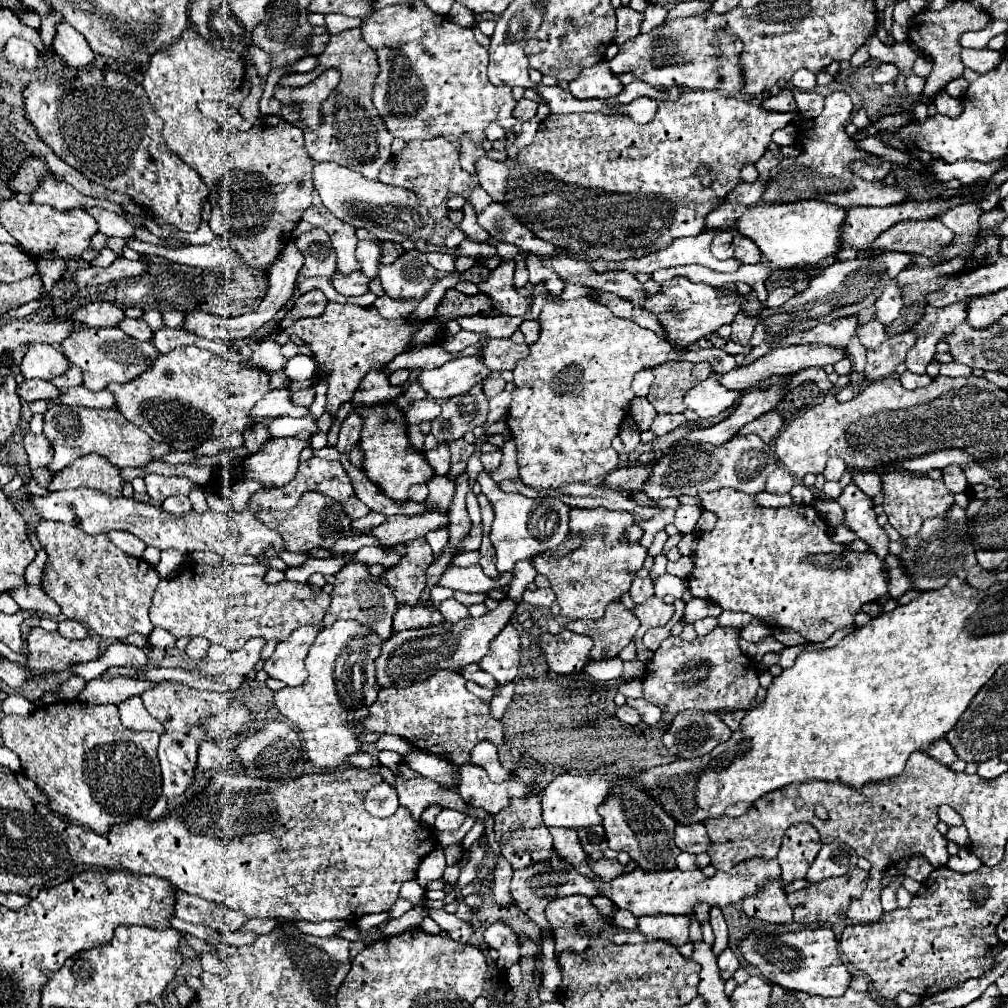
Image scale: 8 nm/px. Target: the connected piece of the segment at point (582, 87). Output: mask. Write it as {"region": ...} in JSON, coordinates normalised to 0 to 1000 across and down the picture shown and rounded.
{"region":[[[602,61],[594,63],[592,66],[584,66],[584,70],[576,70],[576,74],[564,82],[564,90],[572,98],[586,98],[586,96],[612,96],[618,90],[618,82],[614,74],[610,74]]]}

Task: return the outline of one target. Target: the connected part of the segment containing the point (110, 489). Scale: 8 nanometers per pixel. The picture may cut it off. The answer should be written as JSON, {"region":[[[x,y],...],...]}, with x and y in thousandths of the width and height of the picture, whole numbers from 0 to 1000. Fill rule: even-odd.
{"region":[[[84,451],[72,459],[72,463],[64,463],[64,467],[59,467],[49,487],[63,487],[63,485],[78,485],[78,483],[92,483],[108,493],[120,493],[122,481],[126,477],[120,473],[120,465],[110,461],[100,451]]]}

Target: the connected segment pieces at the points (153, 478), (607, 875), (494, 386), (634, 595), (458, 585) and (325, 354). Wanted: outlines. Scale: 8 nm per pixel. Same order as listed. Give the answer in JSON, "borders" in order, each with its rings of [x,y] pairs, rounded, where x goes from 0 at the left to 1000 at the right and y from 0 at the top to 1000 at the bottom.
{"borders":[[[[146,471],[144,481],[148,493],[158,499],[174,489],[188,491],[188,487],[193,483],[193,479],[189,479],[186,473],[160,473],[160,471]]],[[[584,852],[584,858],[588,860],[590,868],[594,868],[596,872],[608,872],[612,866],[616,868],[616,866],[628,864],[628,862],[632,860],[630,856],[624,856],[622,860],[616,860],[612,852],[606,852],[606,854],[604,854],[604,852],[596,852],[596,854],[586,854],[586,852]]],[[[481,376],[481,380],[479,380],[479,390],[481,390],[483,394],[491,394],[493,390],[499,388],[499,384],[501,384],[501,378],[499,378],[499,376]]],[[[630,574],[624,584],[628,598],[640,598],[644,592],[648,592],[648,576],[642,574]]],[[[447,561],[438,568],[436,580],[439,582],[447,582],[447,584],[455,584],[455,586],[461,586],[461,588],[483,588],[487,584],[495,584],[495,582],[503,582],[503,568],[497,568],[495,574],[487,574],[479,568],[479,564],[475,561],[469,561],[469,563],[463,563],[463,564],[457,564],[457,563],[451,563],[447,564]]],[[[326,301],[318,314],[295,316],[289,326],[299,338],[307,342],[316,364],[328,368],[324,386],[324,408],[332,410],[338,400],[344,400],[350,394],[356,378],[362,374],[364,368],[380,366],[392,352],[406,346],[408,332],[414,322],[416,318],[408,316],[380,316],[370,305],[362,307],[356,303]]]]}

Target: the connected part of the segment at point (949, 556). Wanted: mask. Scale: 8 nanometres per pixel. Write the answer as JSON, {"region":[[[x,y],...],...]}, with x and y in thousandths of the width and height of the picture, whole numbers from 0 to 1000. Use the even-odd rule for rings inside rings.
{"region":[[[943,503],[941,511],[938,515],[920,515],[914,523],[914,527],[906,535],[896,535],[900,545],[894,549],[896,561],[900,568],[908,574],[908,584],[912,586],[924,586],[936,582],[943,572],[951,572],[959,568],[967,557],[967,547],[963,541],[963,535],[959,531],[959,511],[953,503]]]}

